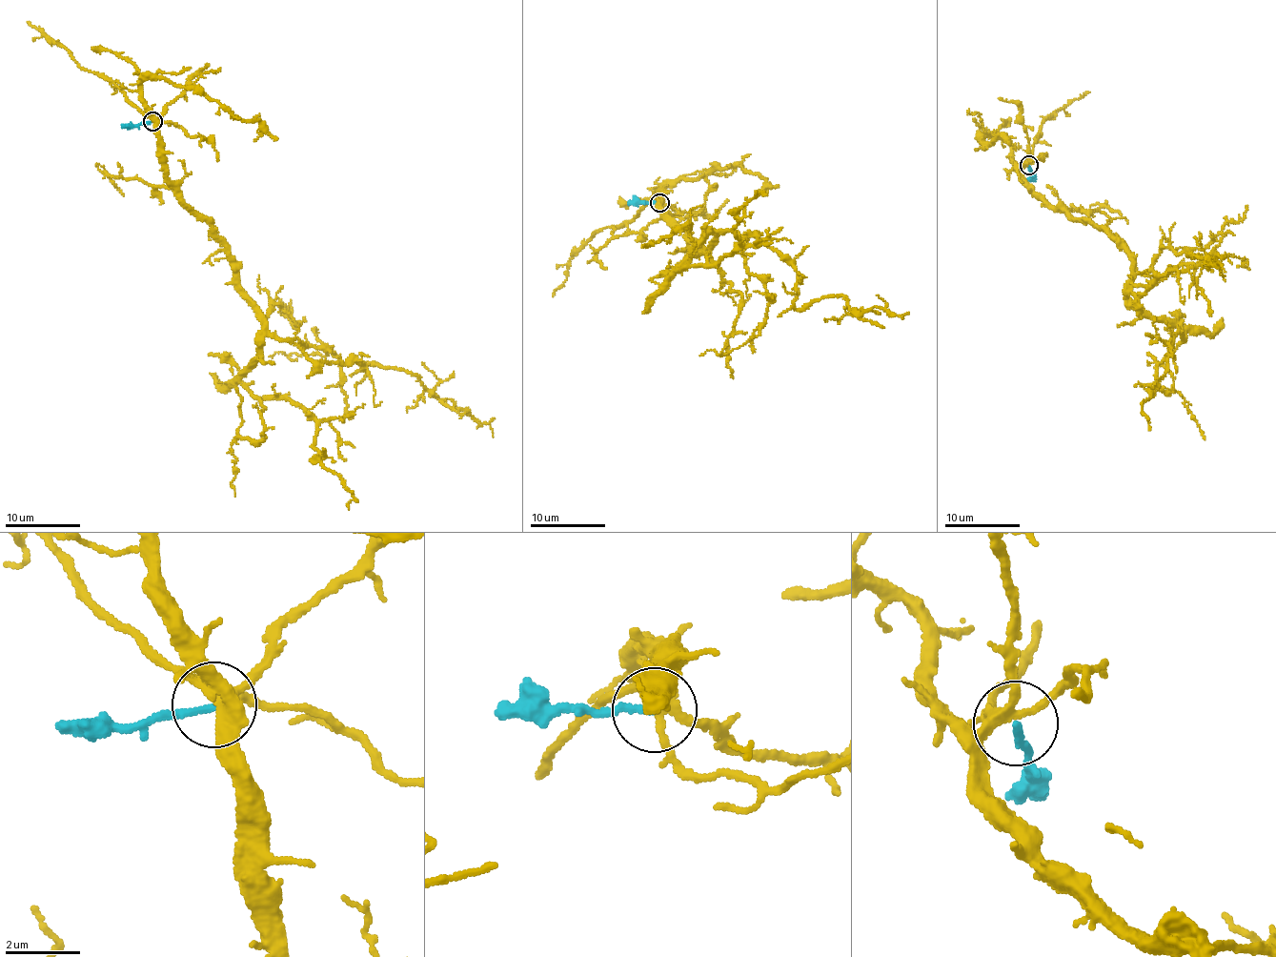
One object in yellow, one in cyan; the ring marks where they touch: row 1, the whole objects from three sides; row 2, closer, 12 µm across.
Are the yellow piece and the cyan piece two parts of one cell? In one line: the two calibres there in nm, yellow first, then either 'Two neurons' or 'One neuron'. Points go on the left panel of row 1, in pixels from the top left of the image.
Thickness 260 nm (yellow) against 180 nm. Two neurons

